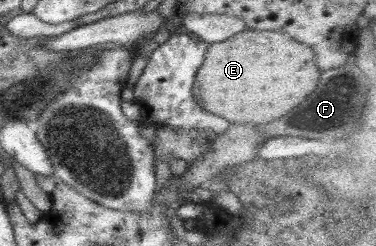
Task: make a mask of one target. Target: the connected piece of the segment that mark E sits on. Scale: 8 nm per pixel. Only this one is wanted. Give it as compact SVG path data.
M244 29L220 43L208 44L191 93L204 111L218 113L230 123L266 123L304 101L318 83L320 68L314 49L283 31Z

